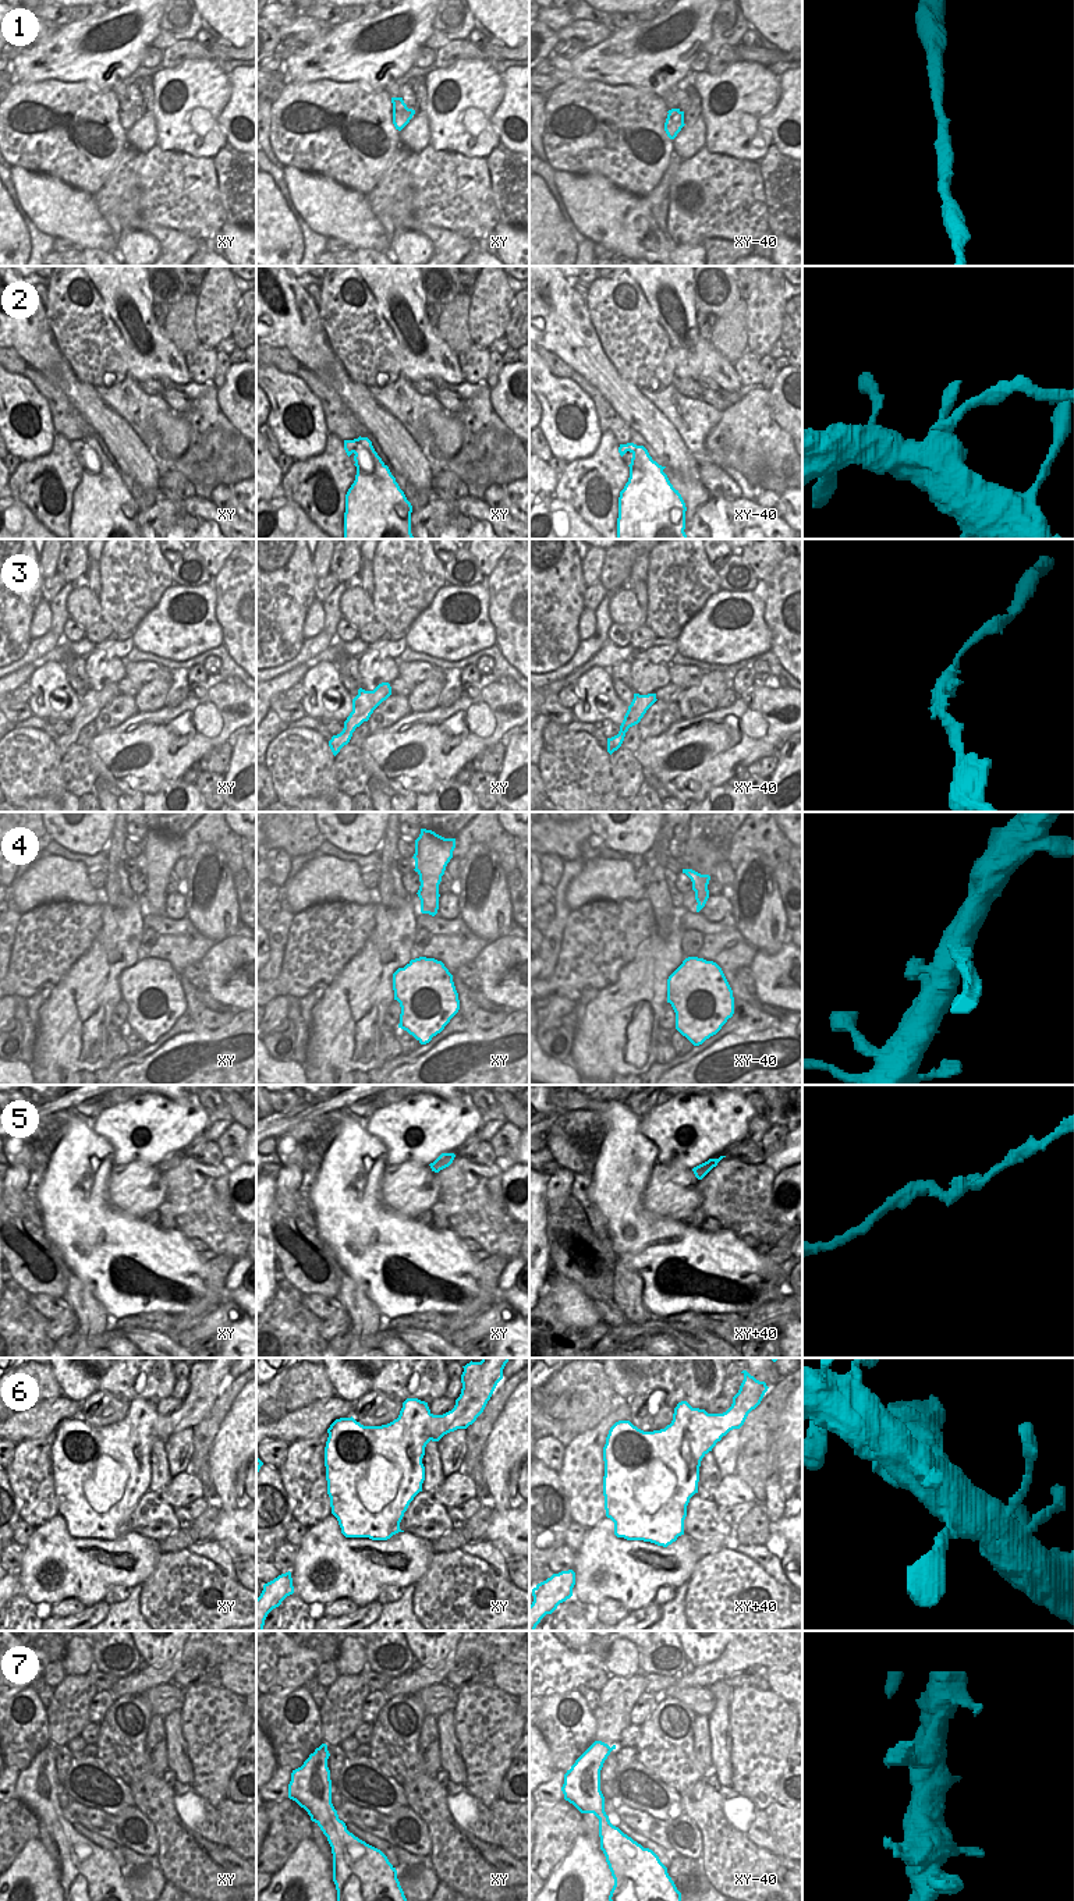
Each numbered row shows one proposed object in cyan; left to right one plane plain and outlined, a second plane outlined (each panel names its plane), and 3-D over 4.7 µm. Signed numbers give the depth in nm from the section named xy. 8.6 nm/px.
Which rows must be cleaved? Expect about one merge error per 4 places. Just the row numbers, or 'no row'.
2, 4

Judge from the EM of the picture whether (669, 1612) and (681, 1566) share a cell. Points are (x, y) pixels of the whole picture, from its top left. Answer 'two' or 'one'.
two

